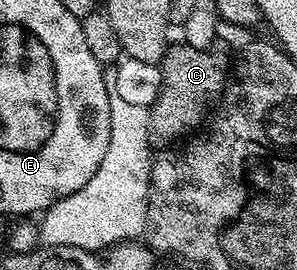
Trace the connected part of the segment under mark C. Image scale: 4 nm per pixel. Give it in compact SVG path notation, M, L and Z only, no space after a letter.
M183 42L177 44L177 48L176 45L169 47L164 53L158 85L160 93L156 96L156 105L151 105L150 108L151 135L172 140L168 142L176 142L187 137L205 123L203 112L208 107L209 111L219 101L224 86L230 79L230 56L228 60L223 47L191 48Z

